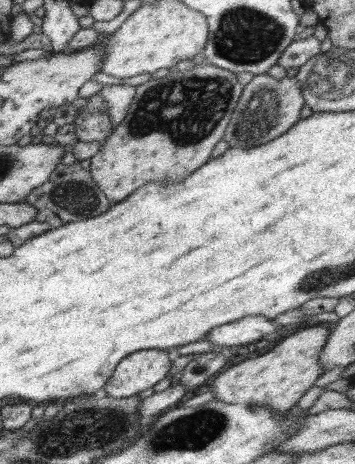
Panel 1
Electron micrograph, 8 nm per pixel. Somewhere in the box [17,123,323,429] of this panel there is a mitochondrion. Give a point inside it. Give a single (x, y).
(78, 198)

